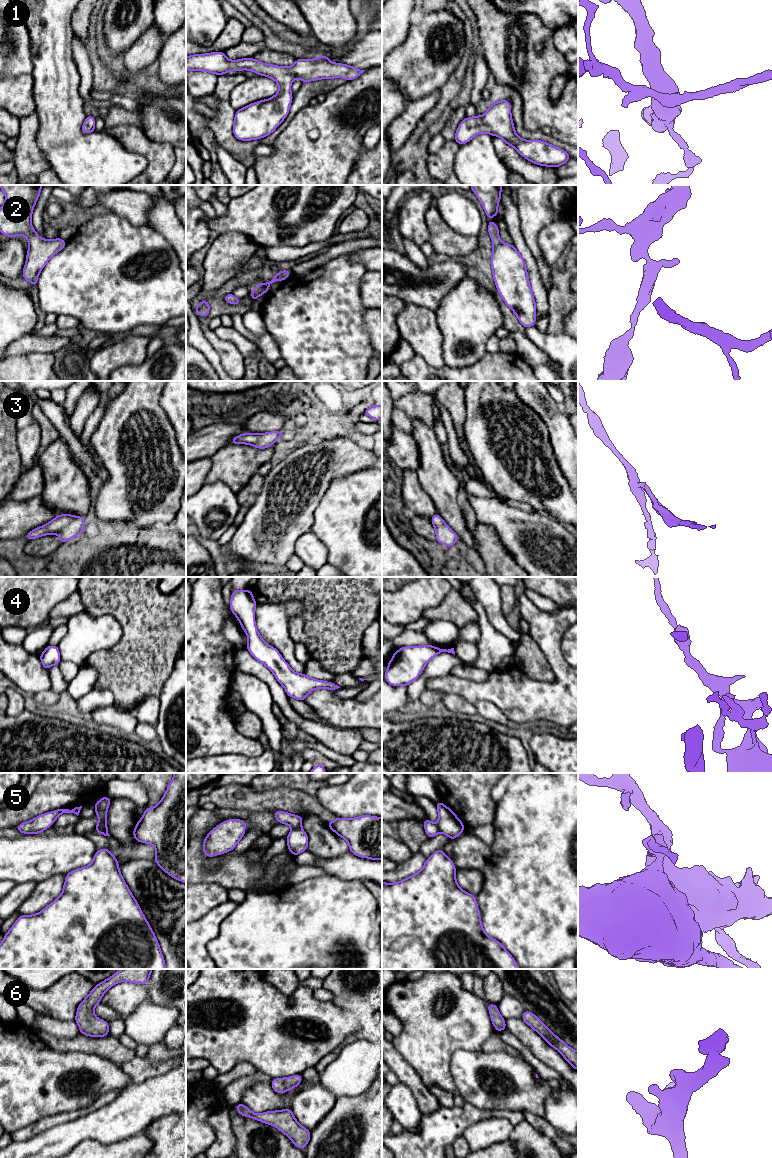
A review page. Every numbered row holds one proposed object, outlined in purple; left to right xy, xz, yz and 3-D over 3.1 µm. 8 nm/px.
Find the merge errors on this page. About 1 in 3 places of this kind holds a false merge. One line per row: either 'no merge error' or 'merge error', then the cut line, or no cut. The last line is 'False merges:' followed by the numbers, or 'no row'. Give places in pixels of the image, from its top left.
1: no merge error | no cut
2: no merge error | no cut
3: no merge error | no cut
4: no merge error | no cut
5: merge error | xz (300, 827), (292, 829)
6: no merge error | no cut
False merges: 5

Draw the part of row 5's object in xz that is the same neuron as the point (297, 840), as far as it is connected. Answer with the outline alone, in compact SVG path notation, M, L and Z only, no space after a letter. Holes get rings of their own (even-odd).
M292 829L286 837L288 850L293 856L298 855L308 848L308 835L302 829Z

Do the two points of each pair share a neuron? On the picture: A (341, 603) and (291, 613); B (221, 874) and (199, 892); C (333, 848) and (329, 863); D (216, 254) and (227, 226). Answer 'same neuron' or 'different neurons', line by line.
A: different neurons
B: different neurons
C: different neurons
D: different neurons

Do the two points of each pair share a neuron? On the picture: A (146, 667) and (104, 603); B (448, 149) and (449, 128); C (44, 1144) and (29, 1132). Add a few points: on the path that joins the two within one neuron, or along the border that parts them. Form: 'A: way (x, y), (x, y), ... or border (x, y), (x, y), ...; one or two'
A: way (146, 649), (146, 638), (122, 614); one
B: border (446, 139), (453, 140); two
C: border (55, 1125), (25, 1140), (13, 1142); two

